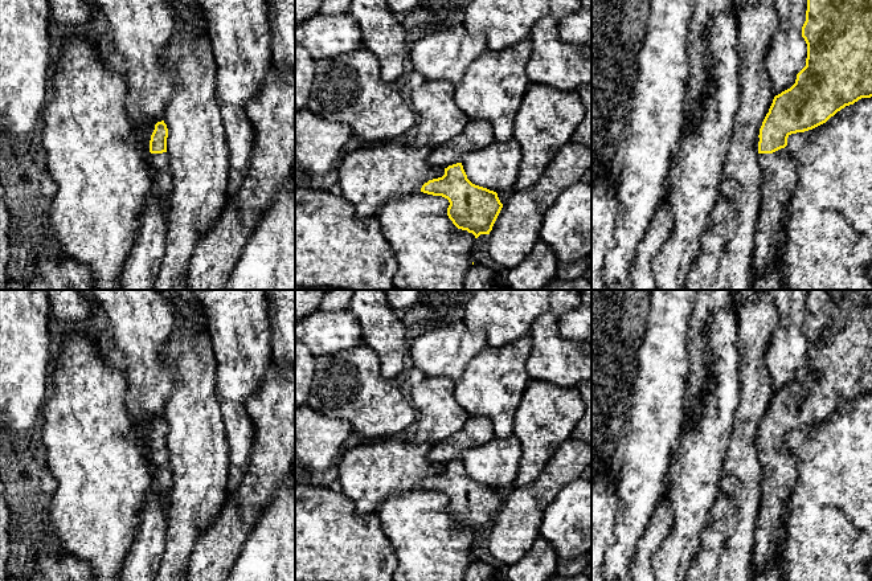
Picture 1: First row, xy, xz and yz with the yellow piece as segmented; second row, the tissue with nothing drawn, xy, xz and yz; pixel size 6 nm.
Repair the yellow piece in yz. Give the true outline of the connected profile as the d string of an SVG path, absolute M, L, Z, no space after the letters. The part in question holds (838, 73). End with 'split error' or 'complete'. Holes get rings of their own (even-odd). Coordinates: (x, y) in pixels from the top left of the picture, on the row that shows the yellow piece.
M807 0L802 37L807 44L806 66L797 74L795 83L790 89L774 97L760 128L758 164L762 172L762 205L754 233L753 279L765 275L774 257L782 250L781 224L787 217L787 204L798 177L797 163L786 147L787 138L791 134L812 130L826 123L846 106L872 97L872 0Z; split error

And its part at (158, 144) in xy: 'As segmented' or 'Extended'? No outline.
Extended

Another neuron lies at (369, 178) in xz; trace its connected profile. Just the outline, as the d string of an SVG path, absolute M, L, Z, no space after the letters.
M393 140L343 154L336 165L341 196L353 205L359 218L376 217L385 204L415 195L425 183L445 175L445 168L427 163L430 154L431 148Z

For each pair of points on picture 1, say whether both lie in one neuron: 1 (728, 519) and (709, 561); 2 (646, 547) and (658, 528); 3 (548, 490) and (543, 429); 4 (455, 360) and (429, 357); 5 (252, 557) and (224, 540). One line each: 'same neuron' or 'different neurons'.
1: same neuron
2: same neuron
3: different neurons
4: same neuron
5: different neurons

